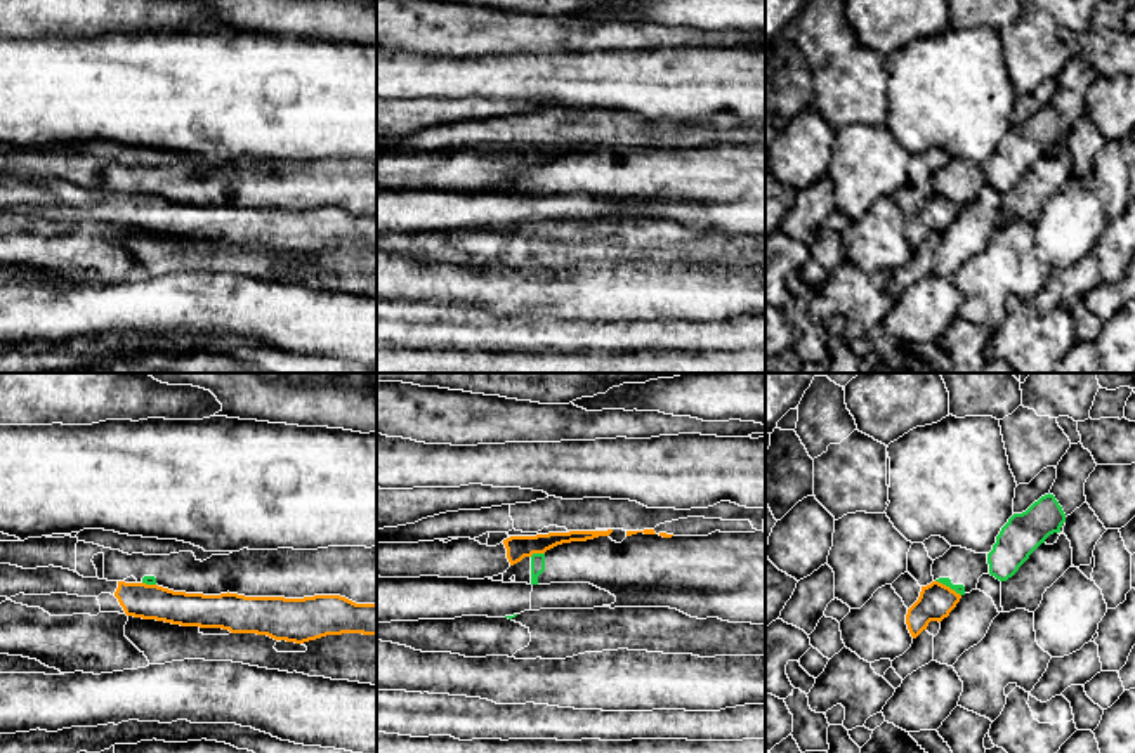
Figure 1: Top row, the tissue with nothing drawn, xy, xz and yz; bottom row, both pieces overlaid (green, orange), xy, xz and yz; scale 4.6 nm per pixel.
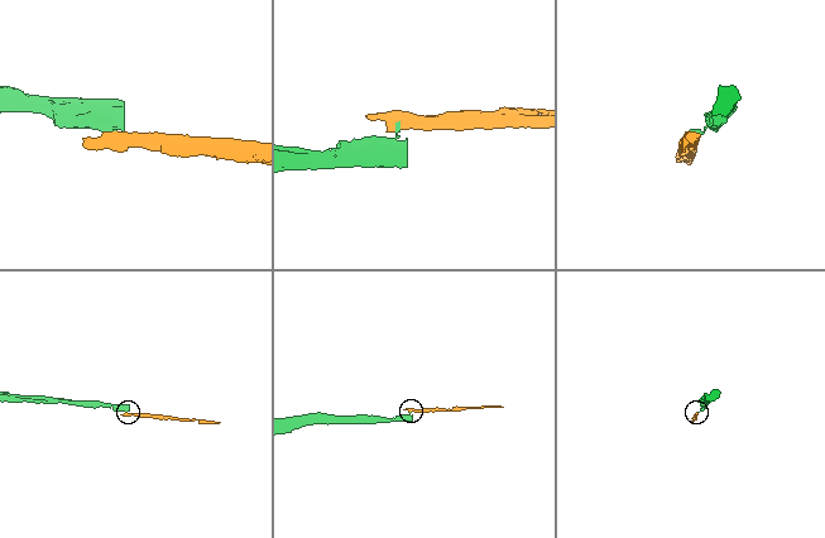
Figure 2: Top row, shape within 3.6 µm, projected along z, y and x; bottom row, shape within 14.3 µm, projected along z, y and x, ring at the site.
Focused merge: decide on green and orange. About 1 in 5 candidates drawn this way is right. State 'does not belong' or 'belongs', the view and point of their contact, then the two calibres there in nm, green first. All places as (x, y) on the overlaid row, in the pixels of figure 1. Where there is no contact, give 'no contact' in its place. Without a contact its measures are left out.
does not belong; contact yz (948, 585); calibres 50 and 170 nm

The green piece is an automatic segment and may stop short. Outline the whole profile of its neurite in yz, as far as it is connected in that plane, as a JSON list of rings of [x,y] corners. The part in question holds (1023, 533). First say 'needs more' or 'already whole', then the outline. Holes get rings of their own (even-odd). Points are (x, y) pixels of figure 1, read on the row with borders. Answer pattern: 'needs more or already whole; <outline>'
needs more; [[[1048,493],[1026,512],[1014,514],[1008,519],[989,553],[951,547],[942,557],[934,560],[934,581],[949,586],[960,595],[975,590],[982,574],[1007,581],[1050,534],[1060,533],[1064,522],[1062,507]]]

